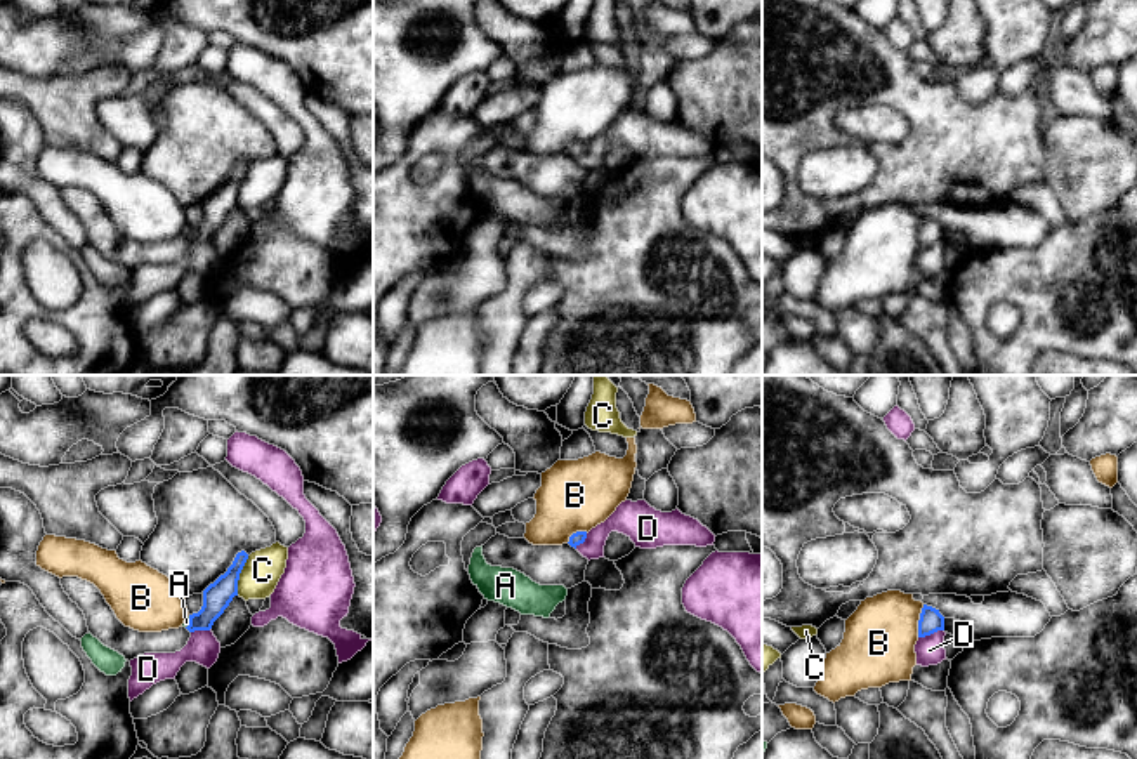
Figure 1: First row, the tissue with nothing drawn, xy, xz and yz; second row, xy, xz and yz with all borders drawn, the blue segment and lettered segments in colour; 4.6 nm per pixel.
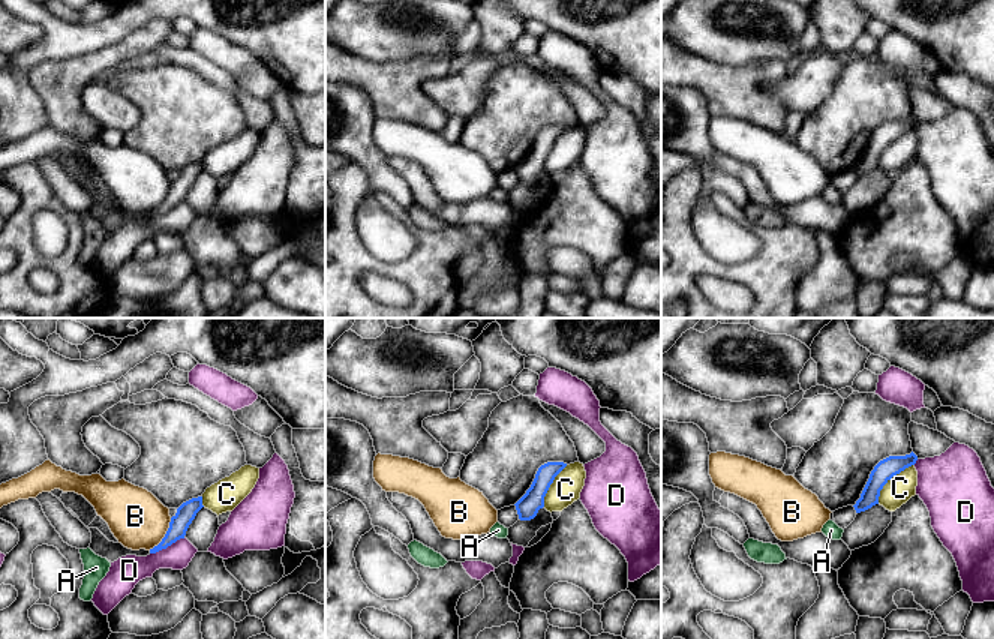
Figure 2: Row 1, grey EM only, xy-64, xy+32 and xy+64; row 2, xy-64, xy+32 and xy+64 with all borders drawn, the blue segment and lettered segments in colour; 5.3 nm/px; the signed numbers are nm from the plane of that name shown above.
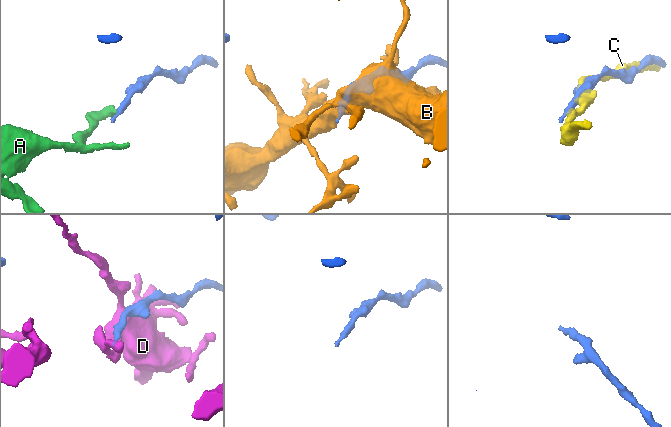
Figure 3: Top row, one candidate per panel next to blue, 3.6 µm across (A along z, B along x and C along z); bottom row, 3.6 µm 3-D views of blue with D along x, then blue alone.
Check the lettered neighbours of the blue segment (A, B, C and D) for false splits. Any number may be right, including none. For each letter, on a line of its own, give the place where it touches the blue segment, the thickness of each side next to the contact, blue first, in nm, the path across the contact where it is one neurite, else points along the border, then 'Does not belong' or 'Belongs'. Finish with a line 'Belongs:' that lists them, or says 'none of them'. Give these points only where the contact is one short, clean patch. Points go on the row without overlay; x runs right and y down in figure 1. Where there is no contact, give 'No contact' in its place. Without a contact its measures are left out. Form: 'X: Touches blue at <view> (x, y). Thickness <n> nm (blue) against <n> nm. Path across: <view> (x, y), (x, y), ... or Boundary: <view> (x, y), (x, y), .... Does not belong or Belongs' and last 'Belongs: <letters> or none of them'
A: Touches blue at xy (190, 233). Thickness 130 nm (blue) against 30 nm. Boundary: xy (190, 228), (186, 238). Does not belong
B: Touches blue at yz (919, 231). Thickness 110 nm (blue) against 340 nm. Does not belong
C: Touches blue at xy (238, 186). Thickness 130 nm (blue) against 180 nm. Does not belong
D: Touches blue at yz (931, 244). Thickness 110 nm (blue) against 130 nm. Does not belong
Belongs: none of them

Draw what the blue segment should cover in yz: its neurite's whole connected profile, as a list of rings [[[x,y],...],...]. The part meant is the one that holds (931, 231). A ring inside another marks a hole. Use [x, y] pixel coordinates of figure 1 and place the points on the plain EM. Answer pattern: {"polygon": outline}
{"polygon": [[[923,215],[918,231],[918,248],[930,247],[937,241],[944,241],[944,228],[939,224],[939,221]]]}

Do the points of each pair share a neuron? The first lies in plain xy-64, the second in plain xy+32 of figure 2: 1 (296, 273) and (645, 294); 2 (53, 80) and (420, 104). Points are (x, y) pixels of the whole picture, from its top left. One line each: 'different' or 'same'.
1: same
2: same

